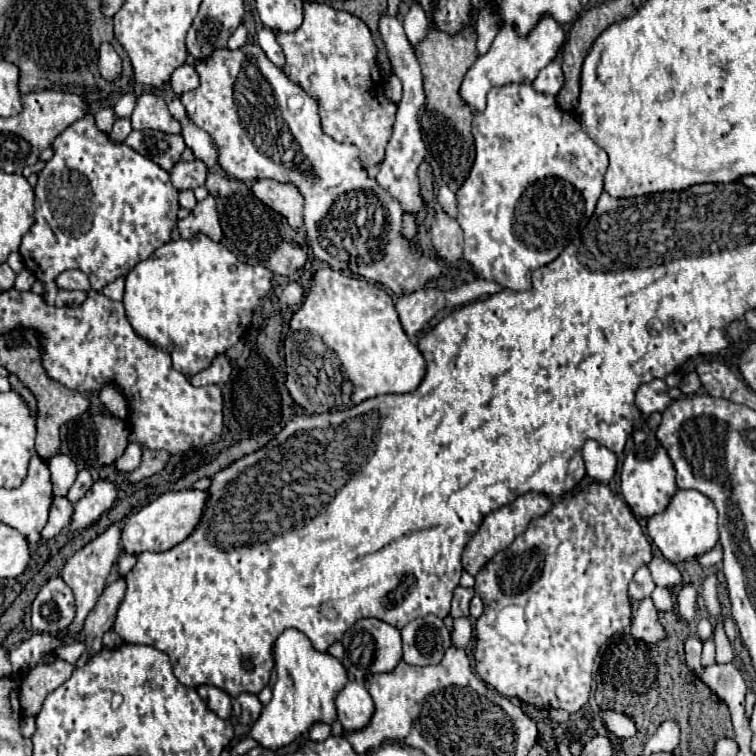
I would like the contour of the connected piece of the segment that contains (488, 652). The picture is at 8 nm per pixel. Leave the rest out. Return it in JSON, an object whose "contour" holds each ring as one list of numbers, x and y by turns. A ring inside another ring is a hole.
{"contour":[[591,482,583,490,561,498,547,514,535,518,511,546,497,552,475,578,475,592,485,604,481,618,475,622,475,666,481,680,499,694,537,708,563,708,569,714,579,712,591,694,597,652,609,636,621,632,631,622,627,584,633,572,649,562,651,544,627,502,613,494,607,484],[509,604,525,610,527,634,519,642,509,642,495,630,499,610]]}

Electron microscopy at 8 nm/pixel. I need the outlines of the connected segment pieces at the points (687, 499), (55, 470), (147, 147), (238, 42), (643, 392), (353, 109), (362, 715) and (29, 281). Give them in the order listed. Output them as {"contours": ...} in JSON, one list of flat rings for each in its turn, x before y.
{"contours":[[[679,490,663,512,647,518,647,534,669,562,679,564,687,558,705,554,717,544,717,510,705,494,697,490]],[[57,454,47,464,49,464,49,470,51,470,55,496,65,496,67,490,73,486,75,478,77,478,75,462,69,456,65,456,65,454]],[[133,130,125,142,167,172,181,160,185,150,181,134,165,134,159,130]],[[241,26,241,28,237,28,237,32,233,32,233,36,229,38,227,48,229,48,229,50,237,50,237,48,241,48,245,42,247,42,247,28]],[[653,380,649,384,641,384,635,394,635,406,651,416,653,412,663,412,669,406,671,398,667,396,667,384,663,380]],[[305,2,301,28,289,34,277,34,277,42,285,52,287,78,317,102,321,126,327,126,327,136,355,144,367,168,379,164,385,158,385,148,393,134,397,108,385,98,381,82,375,82,371,76,377,48,365,22,327,4]],[[349,680,335,698,337,704,337,718,345,730,359,730,363,728,373,716,373,700,365,686]],[[21,270,21,272,17,274,15,288,17,288,17,290,31,290,31,286,33,286,35,280,37,280,37,278,33,276,33,272,29,272,29,270]]]}

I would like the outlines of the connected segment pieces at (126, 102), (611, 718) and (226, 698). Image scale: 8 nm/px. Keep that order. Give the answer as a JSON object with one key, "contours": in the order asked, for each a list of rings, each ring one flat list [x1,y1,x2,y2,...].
{"contours":[[[132,92,121,96,113,107,116,118,129,118,135,108,136,102,137,97]],[[601,710,599,716,601,716,601,720,603,720,603,726,605,726,611,734,615,734,615,736,619,736,619,738,629,738,629,736,635,734,635,724,633,724,633,720,629,720,629,718,623,716,623,714,619,714,619,712,615,712,615,710]],[[201,686,197,688,199,696,209,704,209,708,221,716,221,718,231,718,231,696,219,688,213,688,213,686]]]}

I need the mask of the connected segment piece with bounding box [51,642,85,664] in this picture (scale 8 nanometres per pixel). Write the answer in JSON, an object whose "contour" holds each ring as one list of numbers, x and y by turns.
{"contour":[[71,642,71,644,65,644,63,648,55,648,51,652,55,652,59,658,69,660,71,664,75,664,79,660,79,656,83,654,83,650,85,650,85,644,83,642]]}

